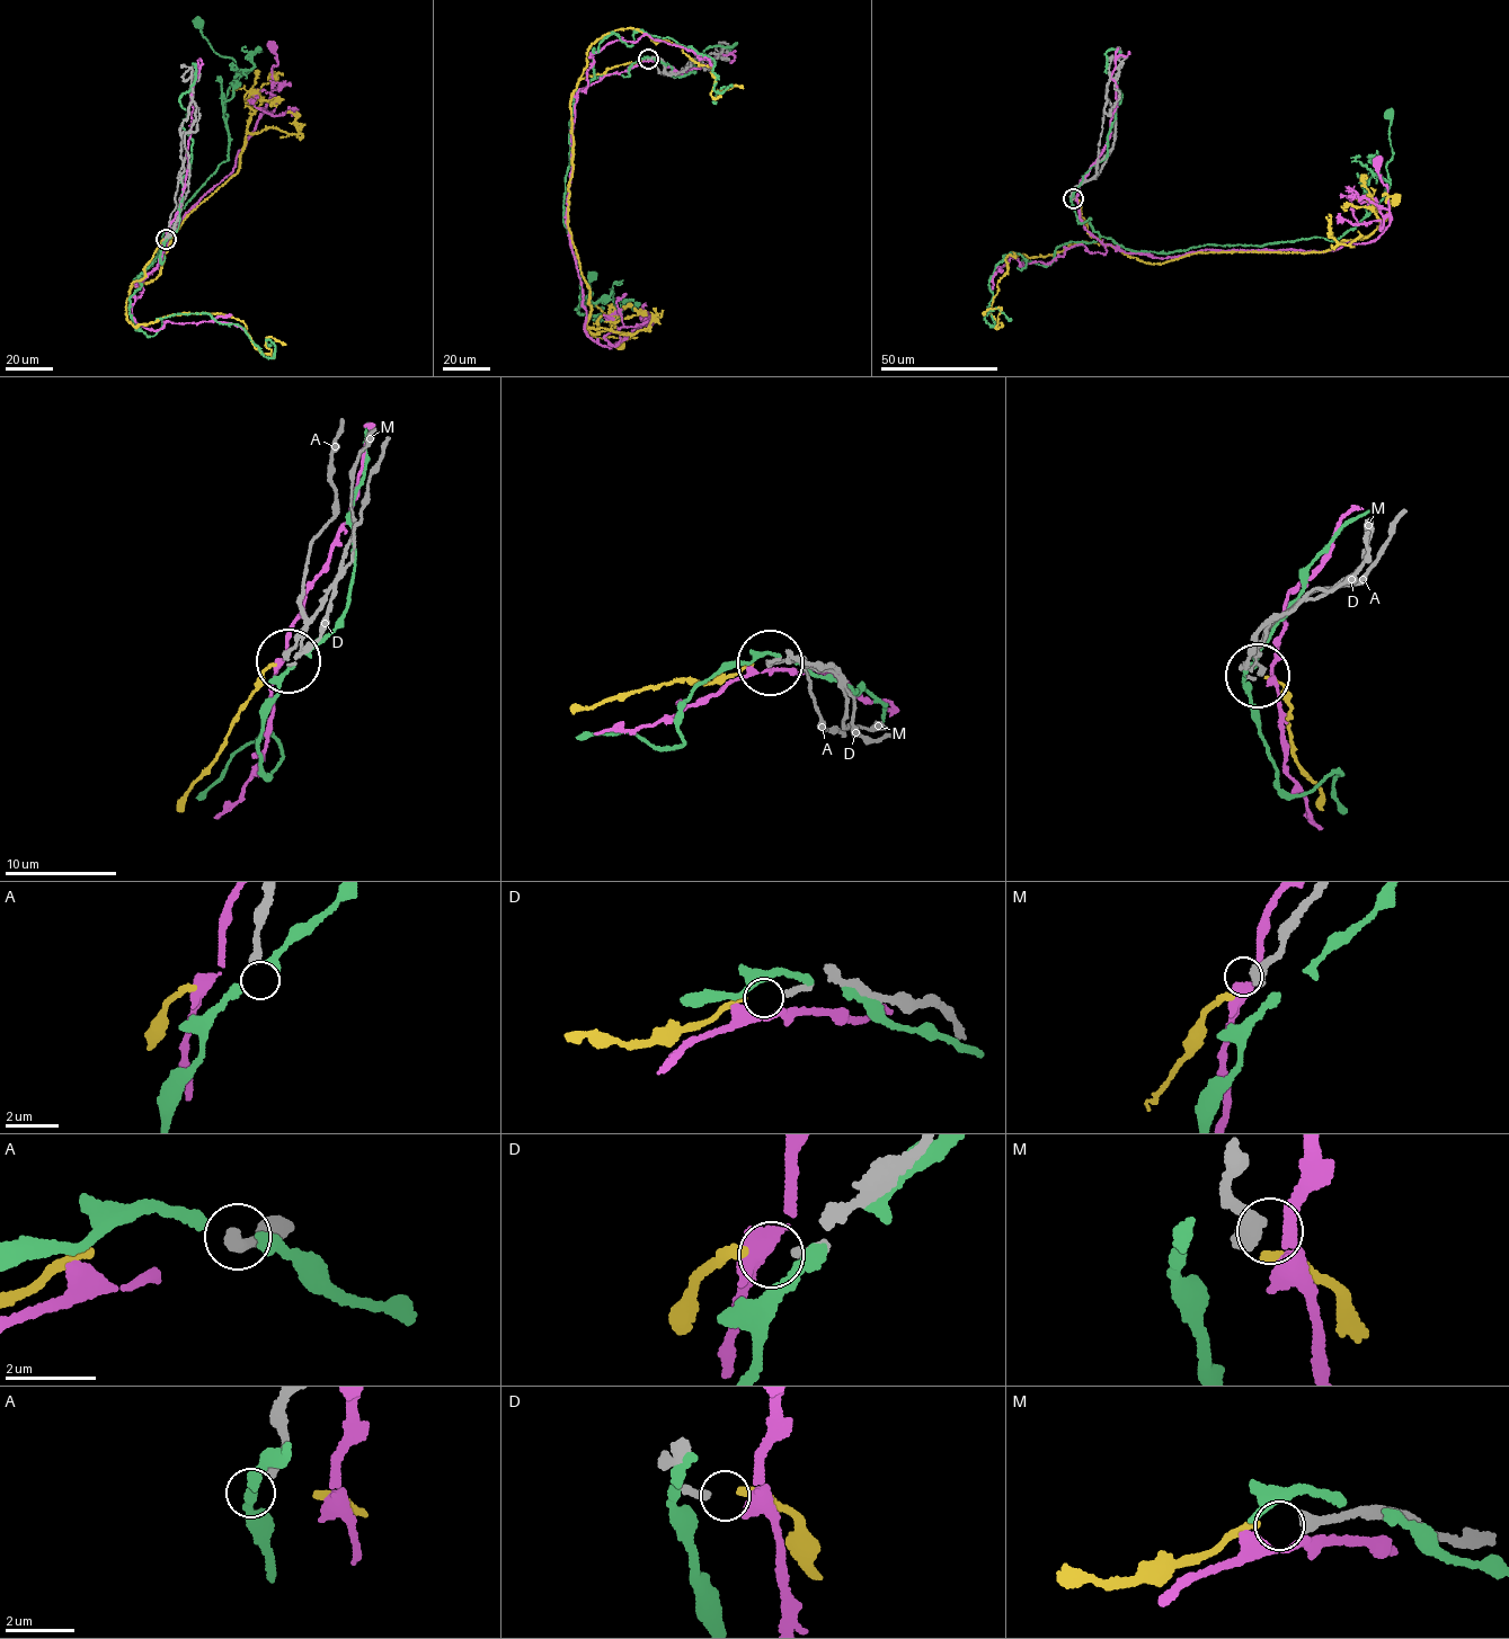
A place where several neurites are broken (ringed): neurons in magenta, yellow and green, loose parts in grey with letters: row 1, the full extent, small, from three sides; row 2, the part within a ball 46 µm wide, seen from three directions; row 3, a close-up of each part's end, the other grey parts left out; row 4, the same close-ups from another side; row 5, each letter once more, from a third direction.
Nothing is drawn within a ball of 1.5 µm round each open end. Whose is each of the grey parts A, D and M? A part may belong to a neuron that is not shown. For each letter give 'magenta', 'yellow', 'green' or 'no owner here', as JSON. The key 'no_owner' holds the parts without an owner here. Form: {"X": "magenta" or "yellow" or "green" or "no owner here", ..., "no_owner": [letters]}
{"A": "no owner here", "D": "yellow", "M": "no owner here", "no_owner": ["A", "M"]}

